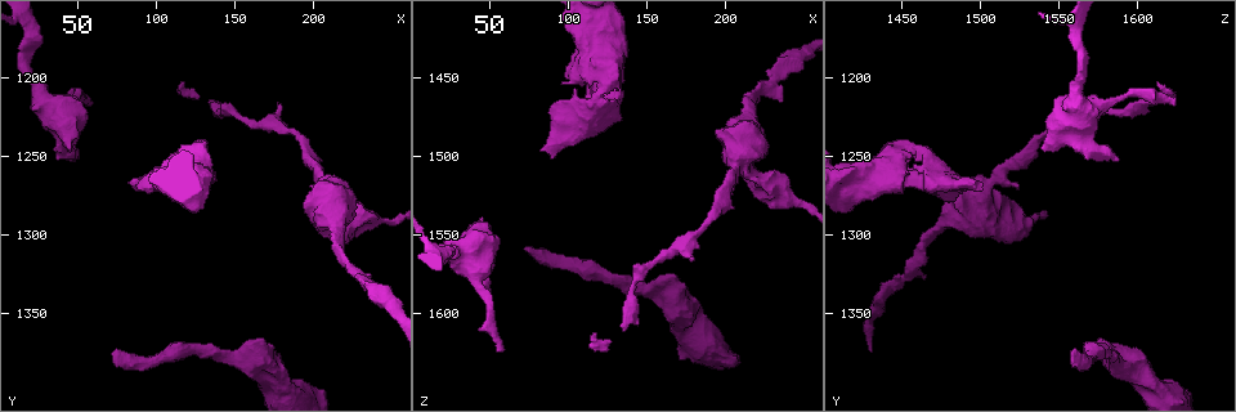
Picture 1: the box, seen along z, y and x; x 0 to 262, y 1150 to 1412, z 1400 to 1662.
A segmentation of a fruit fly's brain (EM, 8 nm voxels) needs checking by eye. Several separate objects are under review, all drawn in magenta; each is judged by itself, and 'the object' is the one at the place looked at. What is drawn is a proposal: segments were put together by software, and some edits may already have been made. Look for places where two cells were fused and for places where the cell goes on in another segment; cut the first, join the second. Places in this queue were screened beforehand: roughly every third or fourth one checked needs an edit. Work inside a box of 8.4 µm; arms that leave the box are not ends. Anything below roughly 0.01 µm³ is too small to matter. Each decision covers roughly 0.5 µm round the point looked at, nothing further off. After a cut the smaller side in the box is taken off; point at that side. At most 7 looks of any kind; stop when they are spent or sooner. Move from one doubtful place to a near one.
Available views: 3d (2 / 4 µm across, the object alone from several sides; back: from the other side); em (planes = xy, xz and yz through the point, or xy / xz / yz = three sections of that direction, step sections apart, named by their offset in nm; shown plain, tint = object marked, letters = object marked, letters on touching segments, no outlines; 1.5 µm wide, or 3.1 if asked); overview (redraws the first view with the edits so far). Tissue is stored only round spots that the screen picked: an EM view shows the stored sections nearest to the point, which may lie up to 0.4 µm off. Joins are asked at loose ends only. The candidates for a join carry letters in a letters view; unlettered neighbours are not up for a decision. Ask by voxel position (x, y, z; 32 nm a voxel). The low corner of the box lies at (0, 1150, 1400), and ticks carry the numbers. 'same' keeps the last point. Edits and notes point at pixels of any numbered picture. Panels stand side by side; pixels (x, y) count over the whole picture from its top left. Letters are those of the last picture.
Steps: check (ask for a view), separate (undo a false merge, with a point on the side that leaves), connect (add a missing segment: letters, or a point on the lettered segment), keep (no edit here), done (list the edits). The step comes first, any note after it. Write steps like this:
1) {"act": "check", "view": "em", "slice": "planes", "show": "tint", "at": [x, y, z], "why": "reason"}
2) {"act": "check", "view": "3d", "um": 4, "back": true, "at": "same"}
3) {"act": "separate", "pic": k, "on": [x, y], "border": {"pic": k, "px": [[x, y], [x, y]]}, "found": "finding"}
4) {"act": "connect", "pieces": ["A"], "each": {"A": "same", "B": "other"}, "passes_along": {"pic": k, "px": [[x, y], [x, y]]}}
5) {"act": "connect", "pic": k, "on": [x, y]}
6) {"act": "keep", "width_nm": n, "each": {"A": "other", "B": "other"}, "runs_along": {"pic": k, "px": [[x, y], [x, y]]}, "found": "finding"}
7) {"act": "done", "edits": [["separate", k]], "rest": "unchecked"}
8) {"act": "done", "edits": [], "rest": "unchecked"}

{"act": "check", "view": "em", "slice": "planes", "show": "letters", "at": [22, 1202, 1564], "why": "sudden change in width"}

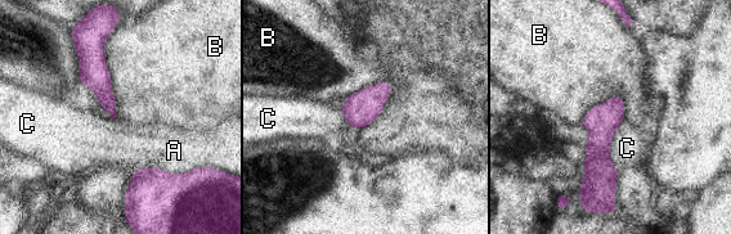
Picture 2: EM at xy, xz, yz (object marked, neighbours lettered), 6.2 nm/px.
{"act": "keep", "width_nm": 100, "each": {"A": "other", "B": "other", "C": "other"}, "runs_along": {"pic": 2, "px": [[618, 99], [601, 122], [606, 193]]}, "found": "all the same cell"}

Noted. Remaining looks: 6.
{"act": "check", "view": "3d", "um": 4, "at": [88, 1272, 1502], "why": "branch stops here"}

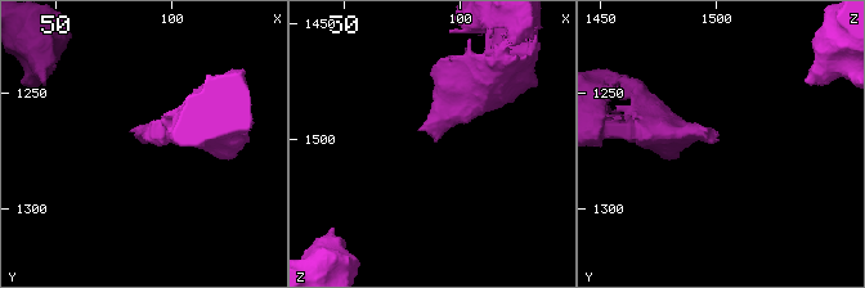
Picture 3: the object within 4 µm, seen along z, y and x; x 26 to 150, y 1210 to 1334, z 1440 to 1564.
{"act": "check", "view": "em", "slice": "planes", "show": "letters", "at": [90, 1270, 1502]}

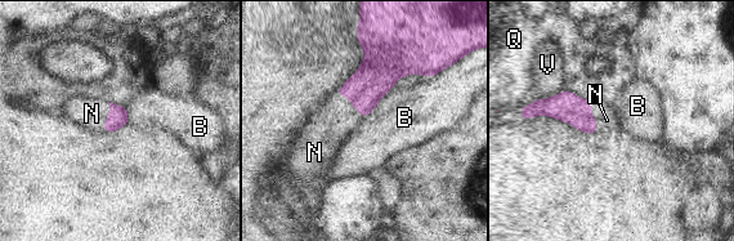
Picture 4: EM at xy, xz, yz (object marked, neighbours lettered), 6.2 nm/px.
{"act": "connect", "pieces": ["N"], "each": {"B": "other", "N": "same", "Q": "other", "V": "other"}, "passes_along": {"pic": 4, "px": [[377, 72], [350, 101], [331, 125]]}, "found": "the cell continues"}

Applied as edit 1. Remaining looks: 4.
{"act": "check", "view": "overview", "why": "see it whole again"}

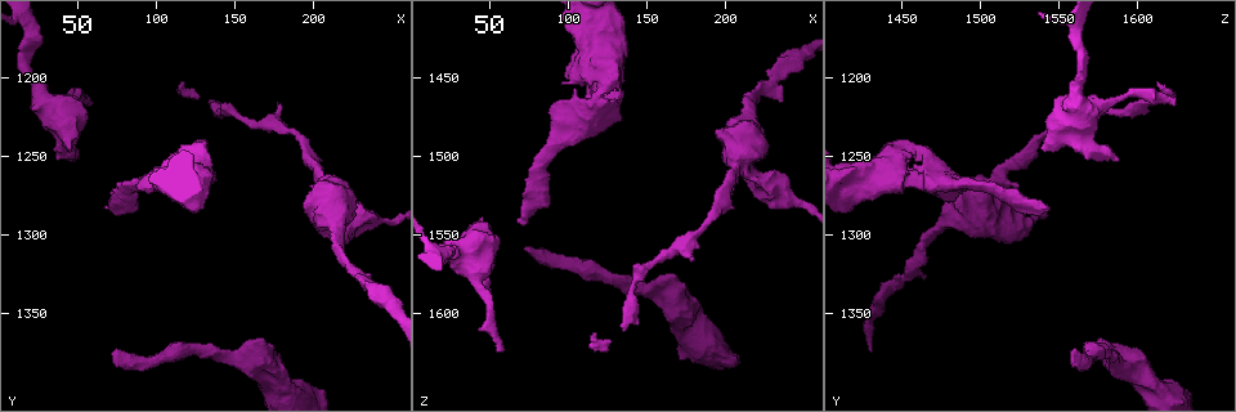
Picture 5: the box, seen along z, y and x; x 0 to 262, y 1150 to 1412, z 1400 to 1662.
{"act": "check", "view": "em", "slice": "xz", "step": 4, "show": "tint", "at": [70, 1376, 1558], "why": "end of a long branch"}

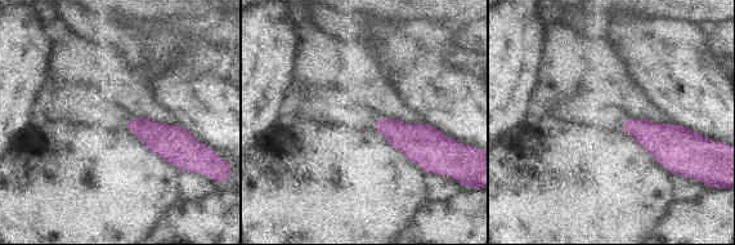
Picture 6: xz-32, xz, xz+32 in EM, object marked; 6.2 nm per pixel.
{"act": "check", "view": "em", "slice": "planes", "show": "letters", "at": "same", "why": "cut it another way"}

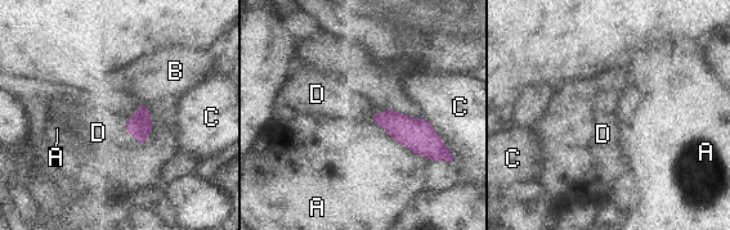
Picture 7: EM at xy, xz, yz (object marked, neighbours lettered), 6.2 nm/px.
{"act": "connect", "pieces": ["D"], "longest_contact_nm": ["A", 280], "each": {"A": "other", "B": "other", "C": "other", "D": "same"}, "passes_along": {"pic": 7, "px": [[140, 122], [126, 129], [98, 132]]}, "found": "the cell continues"}

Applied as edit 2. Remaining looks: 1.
{"act": "done", "edits": [["connect", 4], ["connect", 7]], "rest": "unchecked"}

